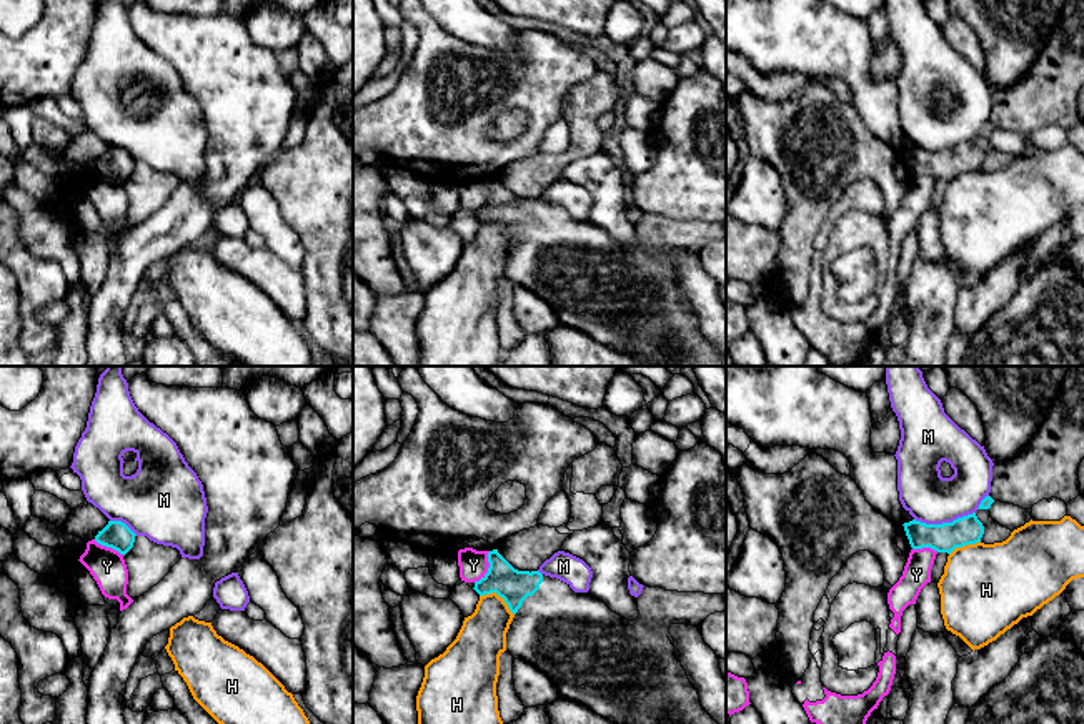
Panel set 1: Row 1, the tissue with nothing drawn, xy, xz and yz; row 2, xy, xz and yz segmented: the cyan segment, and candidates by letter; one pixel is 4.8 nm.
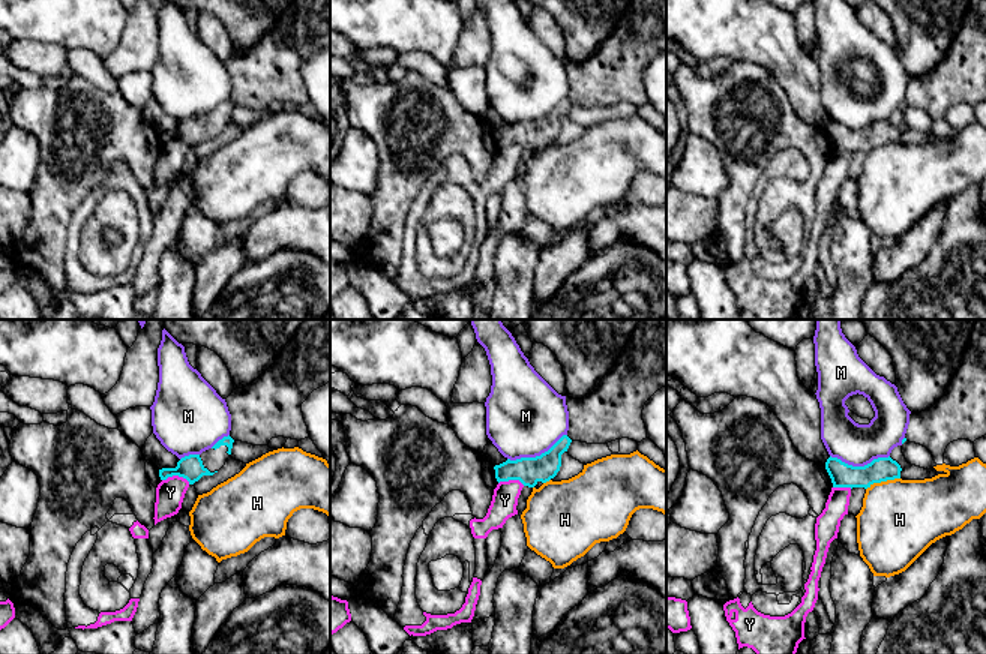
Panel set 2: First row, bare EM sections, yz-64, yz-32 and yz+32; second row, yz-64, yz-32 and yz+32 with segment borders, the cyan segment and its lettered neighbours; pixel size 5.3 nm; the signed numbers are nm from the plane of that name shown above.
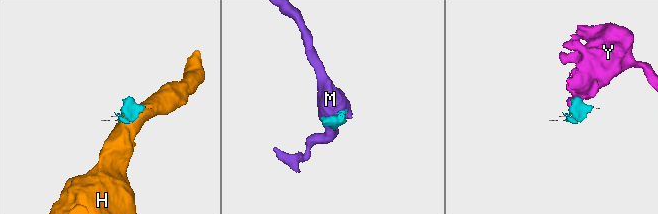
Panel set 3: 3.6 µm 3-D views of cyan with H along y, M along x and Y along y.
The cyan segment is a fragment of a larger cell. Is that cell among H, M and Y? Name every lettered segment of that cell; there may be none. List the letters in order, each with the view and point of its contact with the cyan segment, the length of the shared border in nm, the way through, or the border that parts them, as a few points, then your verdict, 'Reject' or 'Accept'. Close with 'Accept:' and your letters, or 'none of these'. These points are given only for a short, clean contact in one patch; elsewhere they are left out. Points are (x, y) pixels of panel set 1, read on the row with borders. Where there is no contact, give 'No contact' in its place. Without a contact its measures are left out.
H: Touches cyan at xz (500, 596). Shared border 190 nm. Boundary: xz (480, 595), (497, 593), (513, 614). Reject
M: Touches cyan at yz (944, 523). Shared border 300 nm. Reject
Y: Touches cyan at xz (488, 568). Shared border 180 nm. Boundary: xz (490, 551), (488, 570), (475, 583). Reject
Accept: none of these

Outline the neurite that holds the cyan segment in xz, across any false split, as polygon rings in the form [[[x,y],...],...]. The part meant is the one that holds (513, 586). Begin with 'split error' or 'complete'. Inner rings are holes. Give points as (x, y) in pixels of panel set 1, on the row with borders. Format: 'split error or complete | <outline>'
split error | [[[498,549],[488,553],[488,563],[488,573],[473,589],[505,599],[515,614],[506,651],[544,672],[561,699],[579,702],[616,724],[718,724],[703,709],[668,634],[673,624],[701,626],[709,614],[726,612],[723,594],[644,586],[636,598],[639,616],[628,621],[589,593],[574,593],[569,584],[540,571],[515,569]]]

